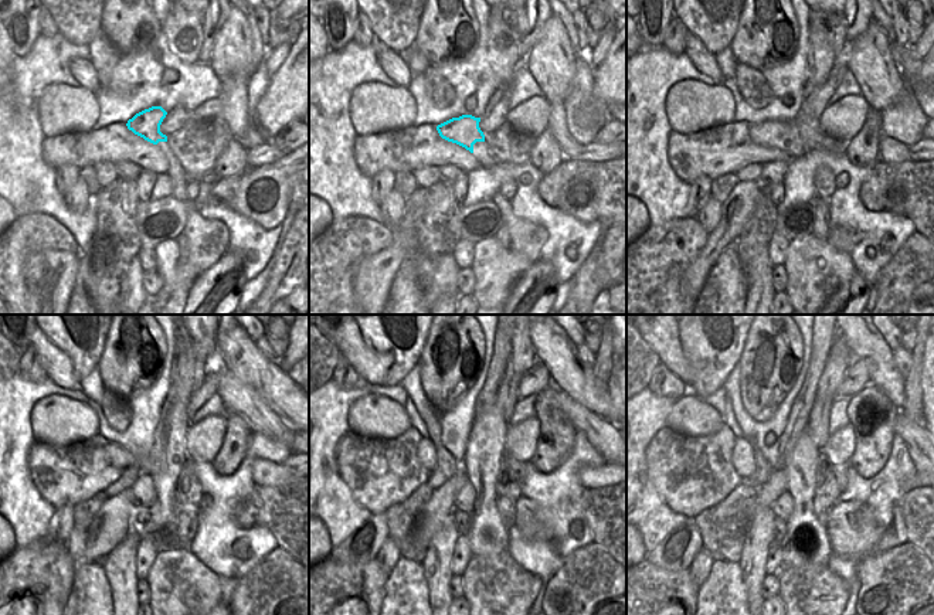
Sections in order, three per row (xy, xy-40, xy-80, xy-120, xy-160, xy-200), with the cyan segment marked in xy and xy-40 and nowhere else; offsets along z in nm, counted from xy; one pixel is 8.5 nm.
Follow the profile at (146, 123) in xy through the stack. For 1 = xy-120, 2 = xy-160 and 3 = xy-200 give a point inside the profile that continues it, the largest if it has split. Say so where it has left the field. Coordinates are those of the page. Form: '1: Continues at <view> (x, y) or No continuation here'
1: Continues at xy-120 (119, 456)
2: Continues at xy-160 (425, 451)
3: Continues at xy-200 (743, 456)

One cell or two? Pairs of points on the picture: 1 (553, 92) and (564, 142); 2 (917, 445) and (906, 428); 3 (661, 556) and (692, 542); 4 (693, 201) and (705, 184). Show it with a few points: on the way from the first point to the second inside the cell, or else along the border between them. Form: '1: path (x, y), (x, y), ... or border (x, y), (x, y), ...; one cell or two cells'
1: border (563, 101), (552, 104); two cells
2: path (917, 441), (910, 432); one cell
3: path (672, 563), (682, 566), (685, 553); one cell
4: path (699, 200), (700, 190); one cell

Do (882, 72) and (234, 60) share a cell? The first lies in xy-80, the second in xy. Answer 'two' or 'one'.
one

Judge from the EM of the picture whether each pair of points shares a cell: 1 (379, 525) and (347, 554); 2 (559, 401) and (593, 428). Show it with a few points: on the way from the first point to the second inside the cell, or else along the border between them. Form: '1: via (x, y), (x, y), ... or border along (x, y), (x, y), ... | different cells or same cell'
1: via (374, 533), (356, 550) | same cell
2: via (567, 405), (584, 421) | same cell

